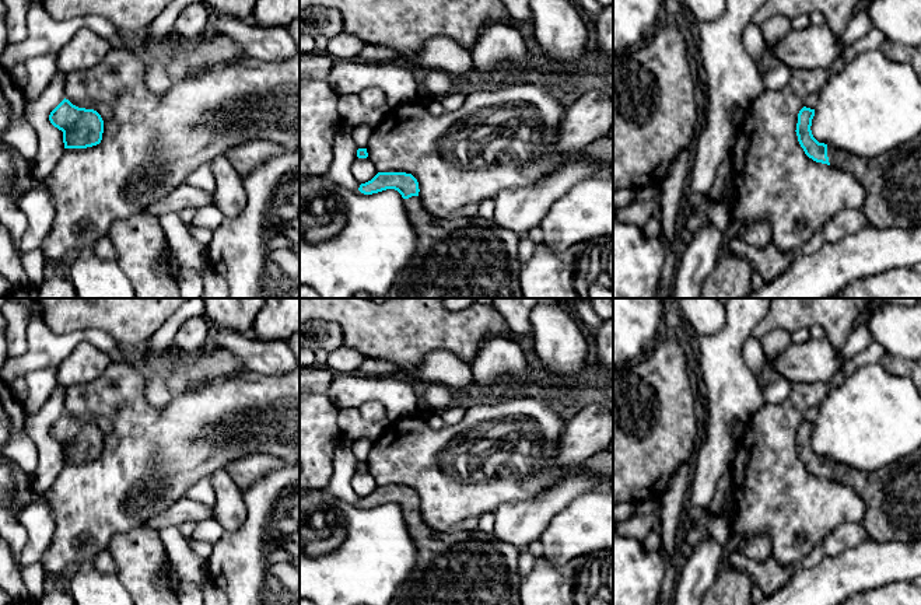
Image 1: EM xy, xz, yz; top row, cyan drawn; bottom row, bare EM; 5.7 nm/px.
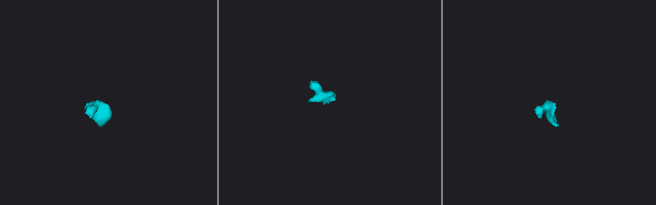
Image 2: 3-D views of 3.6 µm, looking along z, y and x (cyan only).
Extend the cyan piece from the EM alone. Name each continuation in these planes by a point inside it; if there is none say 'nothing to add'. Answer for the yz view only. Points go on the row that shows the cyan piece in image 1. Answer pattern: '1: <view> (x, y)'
1: yz (892, 181)

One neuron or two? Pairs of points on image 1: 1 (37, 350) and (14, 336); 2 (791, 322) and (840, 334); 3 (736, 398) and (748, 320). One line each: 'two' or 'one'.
1: two
2: one
3: one

